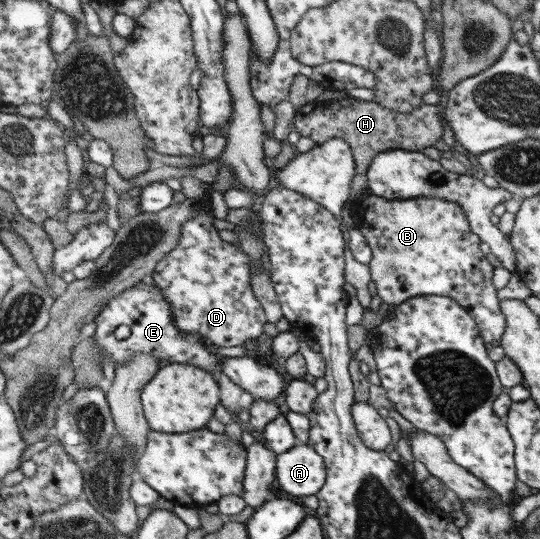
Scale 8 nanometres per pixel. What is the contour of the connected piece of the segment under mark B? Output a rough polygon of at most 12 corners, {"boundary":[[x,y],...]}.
{"boundary":[[454,202],[347,207],[392,307],[450,298],[485,347],[505,319],[494,268]]}

